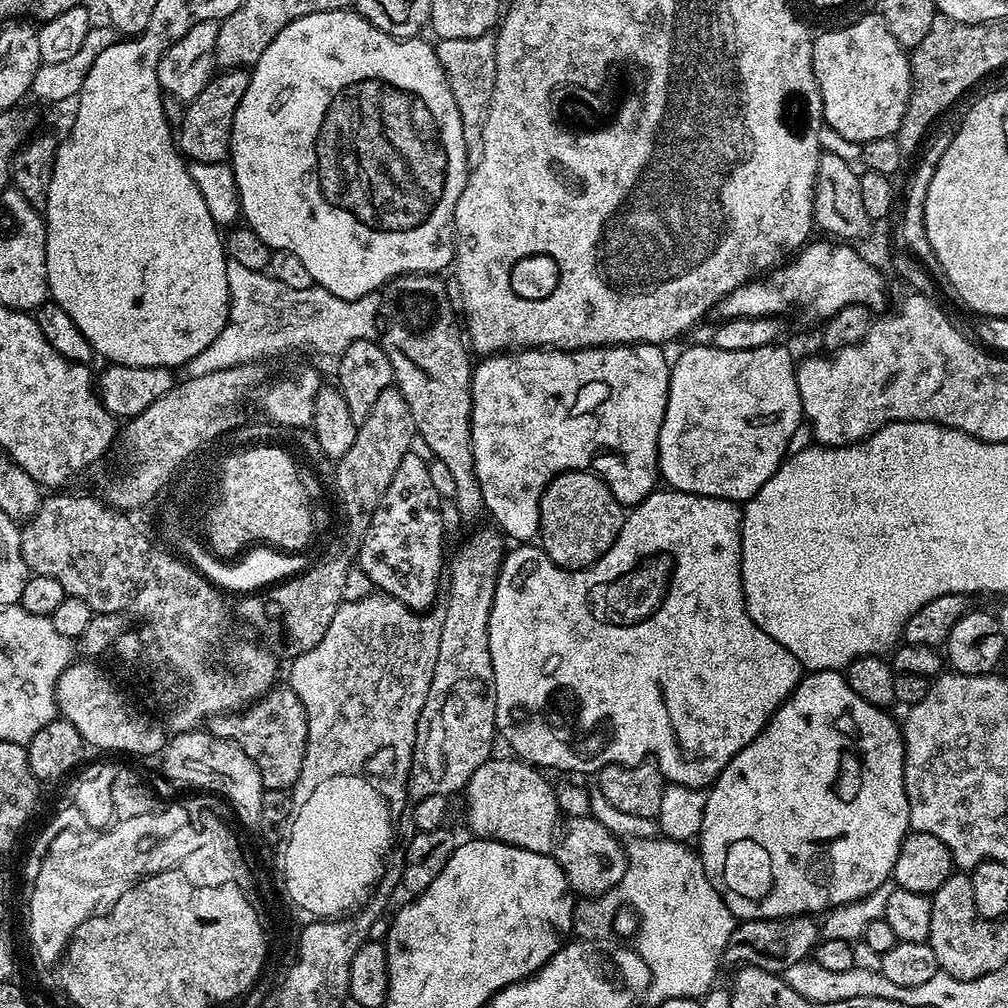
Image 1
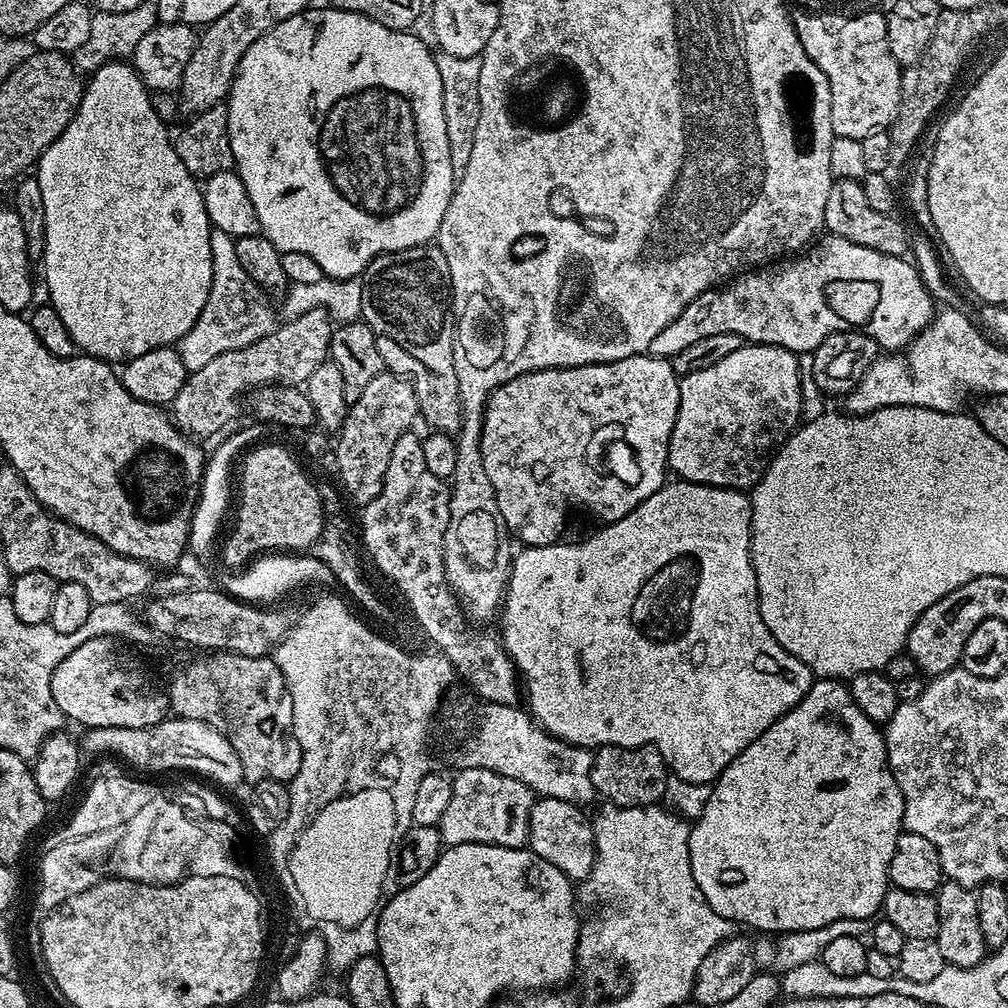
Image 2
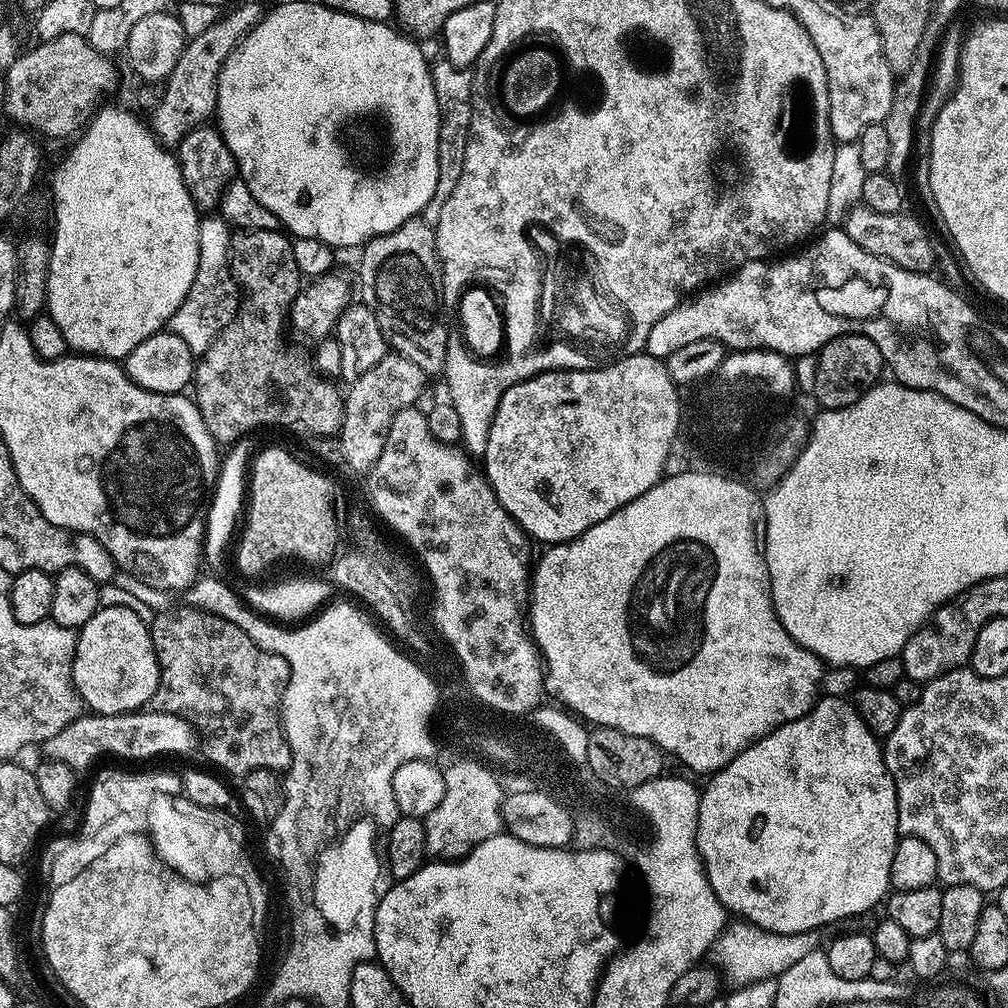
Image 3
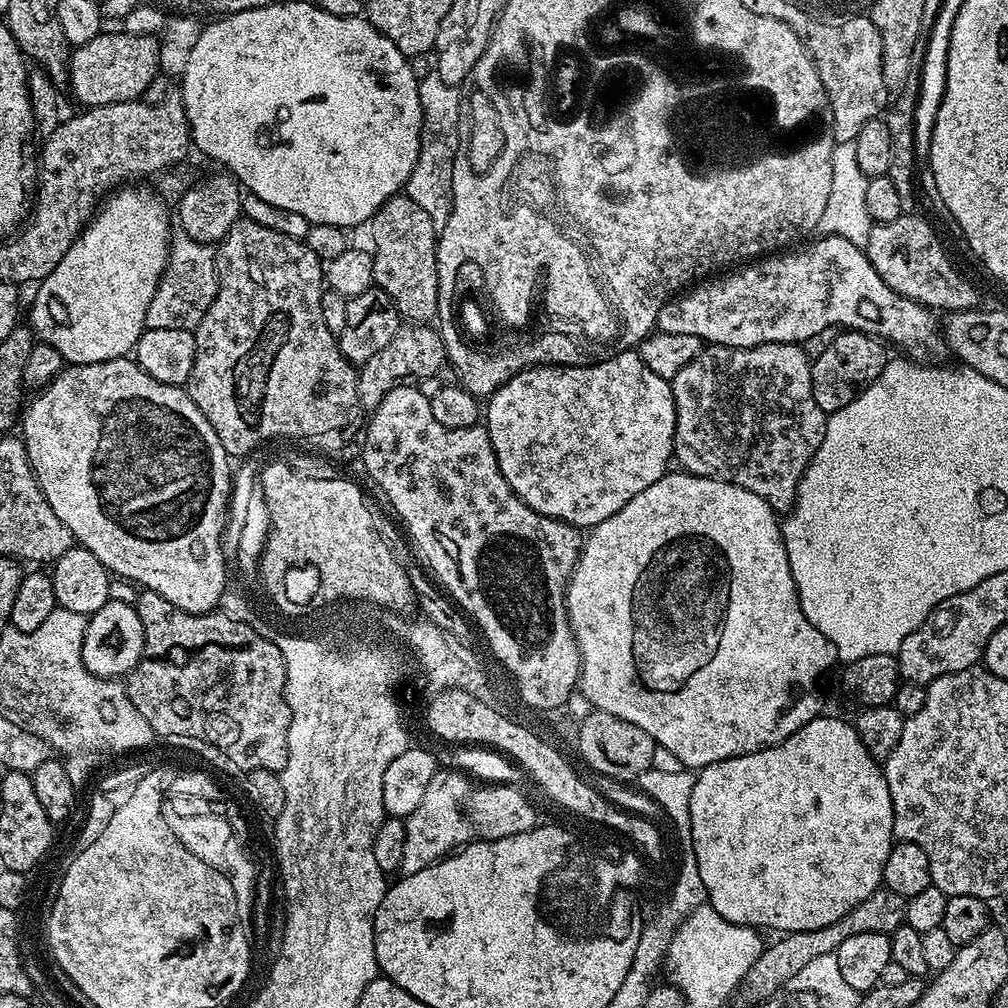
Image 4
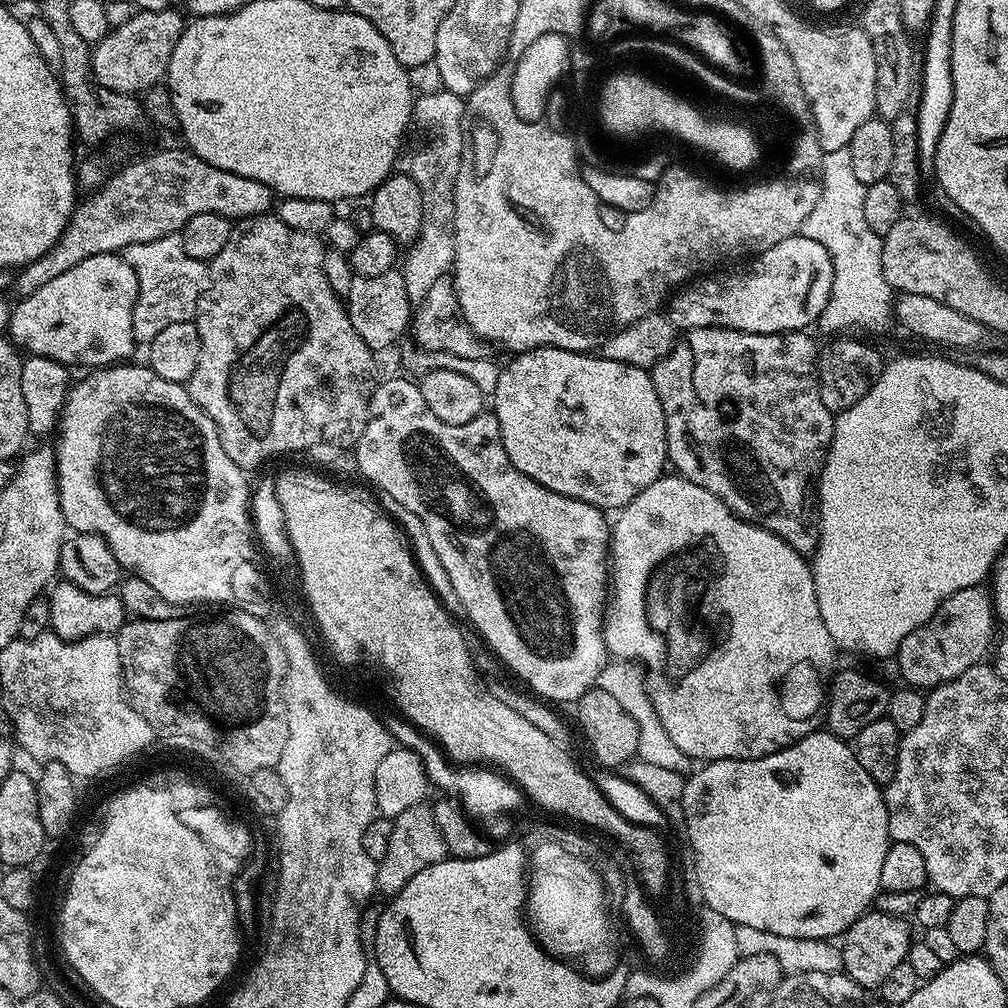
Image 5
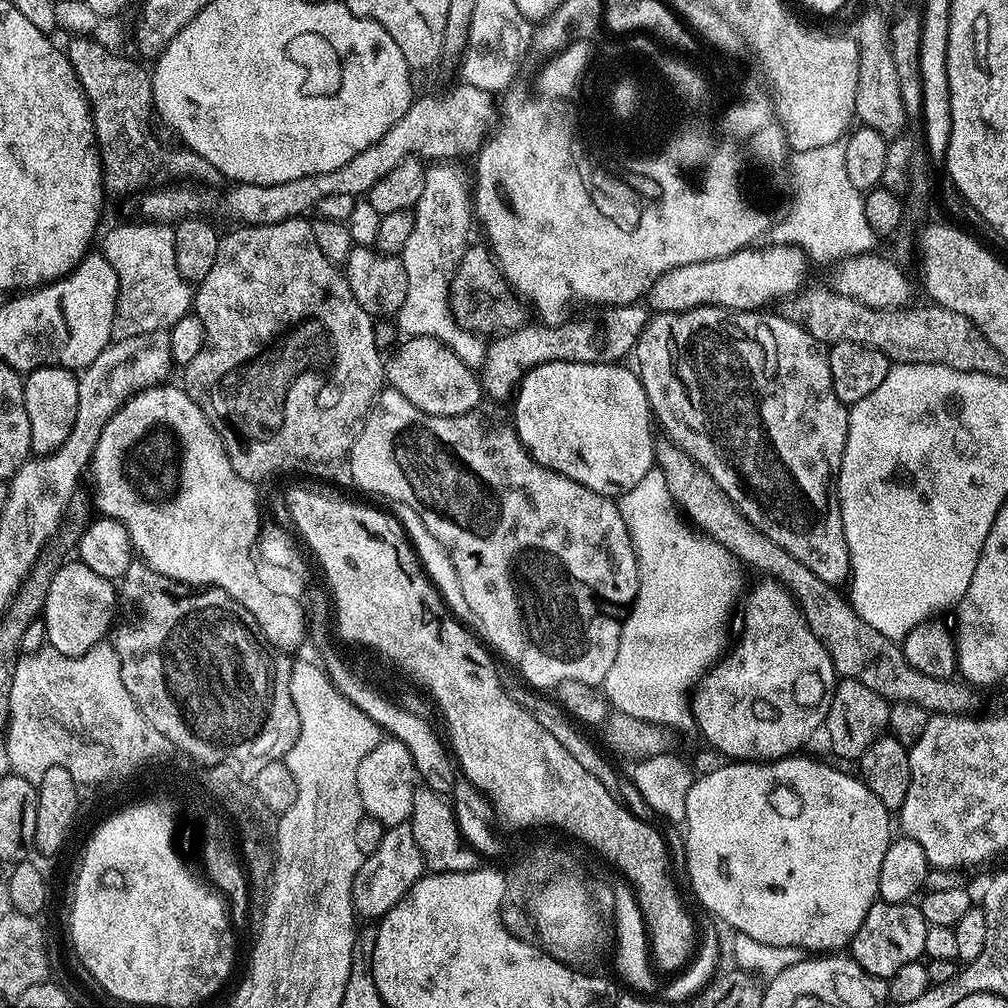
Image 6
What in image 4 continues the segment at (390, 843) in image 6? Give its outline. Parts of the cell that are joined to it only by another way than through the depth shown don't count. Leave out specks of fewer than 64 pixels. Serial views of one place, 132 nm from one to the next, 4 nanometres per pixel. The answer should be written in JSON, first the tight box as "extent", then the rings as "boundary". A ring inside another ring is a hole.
{"extent":[400,767,474,876],"boundary":[[[437,767],[434,778],[430,778],[426,786],[422,803],[414,809],[414,814],[403,817],[406,847],[402,854],[400,876],[418,874],[418,870],[426,870],[436,861],[473,843],[474,829],[466,811],[469,791],[468,776],[454,769]]]}

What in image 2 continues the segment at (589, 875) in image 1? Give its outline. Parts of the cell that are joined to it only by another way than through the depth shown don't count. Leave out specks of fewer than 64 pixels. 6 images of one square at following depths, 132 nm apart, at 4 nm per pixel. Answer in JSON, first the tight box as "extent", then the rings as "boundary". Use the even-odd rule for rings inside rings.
{"extent":[527,797,596,882],"boundary":[[[543,797],[533,803],[532,809],[528,814],[528,842],[527,847],[531,851],[538,853],[543,860],[549,860],[562,874],[566,874],[568,879],[573,882],[587,881],[596,864],[596,837],[593,825],[583,816],[581,809],[570,801],[562,801],[554,797]]]}

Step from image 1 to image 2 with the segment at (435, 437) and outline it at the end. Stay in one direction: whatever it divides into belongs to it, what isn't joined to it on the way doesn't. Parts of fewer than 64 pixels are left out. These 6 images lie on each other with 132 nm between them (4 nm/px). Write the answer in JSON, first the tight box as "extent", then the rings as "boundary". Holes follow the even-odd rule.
{"extent":[360,242,460,434],"boundary":[[[429,242],[419,244],[418,246],[410,246],[406,250],[398,250],[397,252],[383,252],[381,256],[376,256],[373,260],[364,267],[362,273],[362,302],[360,303],[360,316],[365,324],[370,325],[376,331],[377,337],[381,341],[393,344],[394,347],[400,348],[401,354],[410,360],[420,371],[428,372],[428,382],[419,387],[416,393],[418,398],[418,406],[420,407],[419,415],[422,420],[429,424],[432,430],[437,433],[455,434],[460,431],[460,395],[458,394],[458,374],[454,374],[454,321],[452,318],[452,275],[450,274],[450,266],[446,262],[446,254],[442,254],[442,250],[435,243]]]}

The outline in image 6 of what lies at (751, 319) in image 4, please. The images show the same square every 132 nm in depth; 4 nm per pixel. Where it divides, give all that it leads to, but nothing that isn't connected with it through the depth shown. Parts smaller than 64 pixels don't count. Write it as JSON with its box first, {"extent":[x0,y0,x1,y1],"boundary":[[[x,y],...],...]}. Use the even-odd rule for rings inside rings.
{"extent":[646,243,810,313],"boundary":[[[773,243],[772,248],[749,246],[729,256],[690,266],[678,266],[662,274],[652,283],[646,304],[653,313],[685,312],[703,304],[719,308],[733,308],[736,312],[764,310],[775,300],[787,301],[805,287],[810,257],[792,244]]]}

